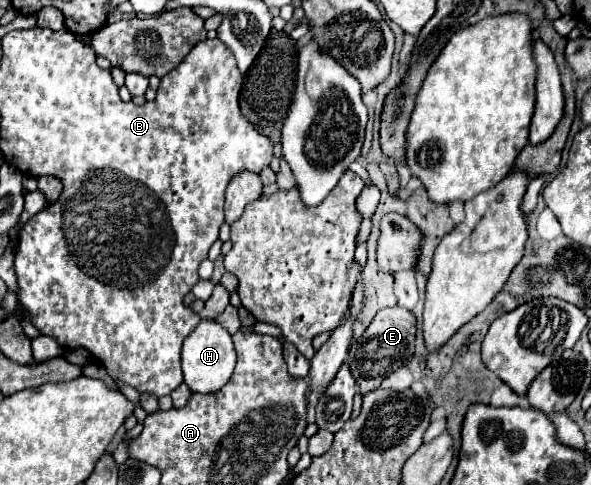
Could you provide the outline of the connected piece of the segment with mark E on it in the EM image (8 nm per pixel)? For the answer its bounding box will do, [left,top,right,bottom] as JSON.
[347,306,415,396]

